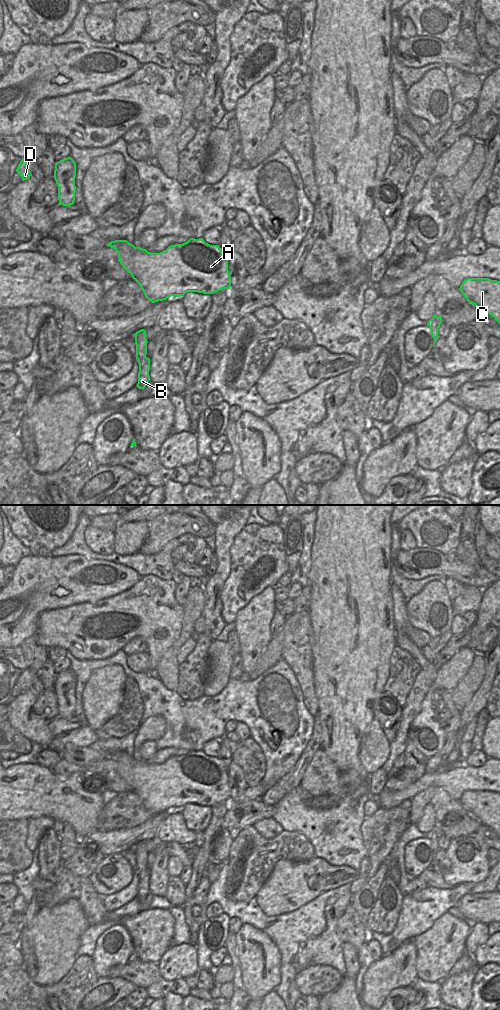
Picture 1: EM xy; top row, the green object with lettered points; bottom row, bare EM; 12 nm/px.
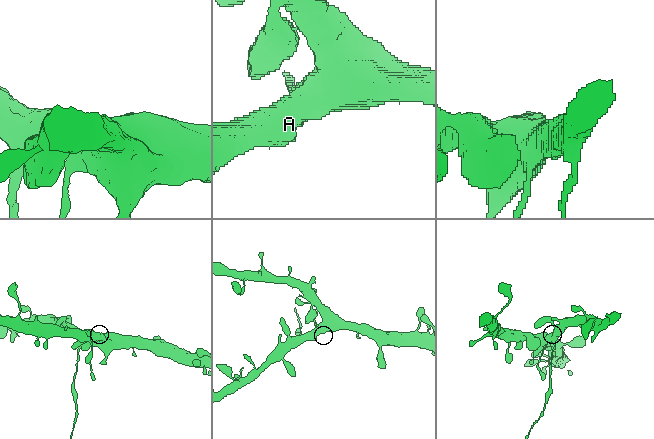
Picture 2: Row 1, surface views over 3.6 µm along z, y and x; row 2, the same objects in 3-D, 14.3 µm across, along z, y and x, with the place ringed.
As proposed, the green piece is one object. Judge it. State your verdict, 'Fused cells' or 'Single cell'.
Fused cells

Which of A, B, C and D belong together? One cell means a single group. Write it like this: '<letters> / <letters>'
A C D / B

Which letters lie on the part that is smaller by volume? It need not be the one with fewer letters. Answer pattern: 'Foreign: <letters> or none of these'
Foreign: B

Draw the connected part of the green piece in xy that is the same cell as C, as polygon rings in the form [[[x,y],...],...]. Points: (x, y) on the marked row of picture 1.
[[[467,278],[459,290],[481,313],[491,315],[500,324],[500,281],[489,278]]]

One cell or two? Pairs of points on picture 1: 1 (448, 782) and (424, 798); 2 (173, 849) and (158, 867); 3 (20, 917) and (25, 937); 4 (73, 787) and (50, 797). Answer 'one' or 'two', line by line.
1: two
2: two
3: two
4: one

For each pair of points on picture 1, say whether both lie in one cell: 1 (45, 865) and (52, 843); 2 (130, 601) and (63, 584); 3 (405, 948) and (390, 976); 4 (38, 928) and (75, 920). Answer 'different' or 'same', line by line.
1: same
2: different
3: same
4: same

